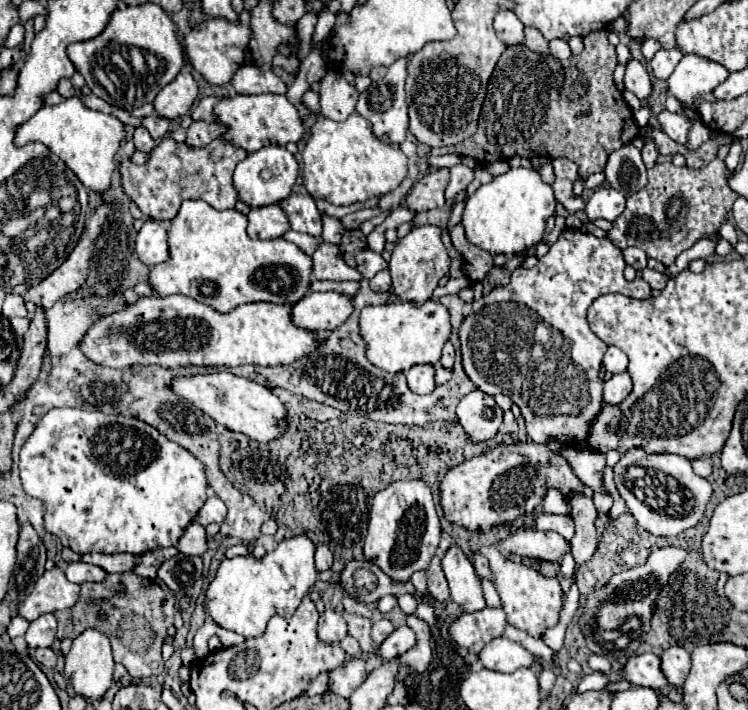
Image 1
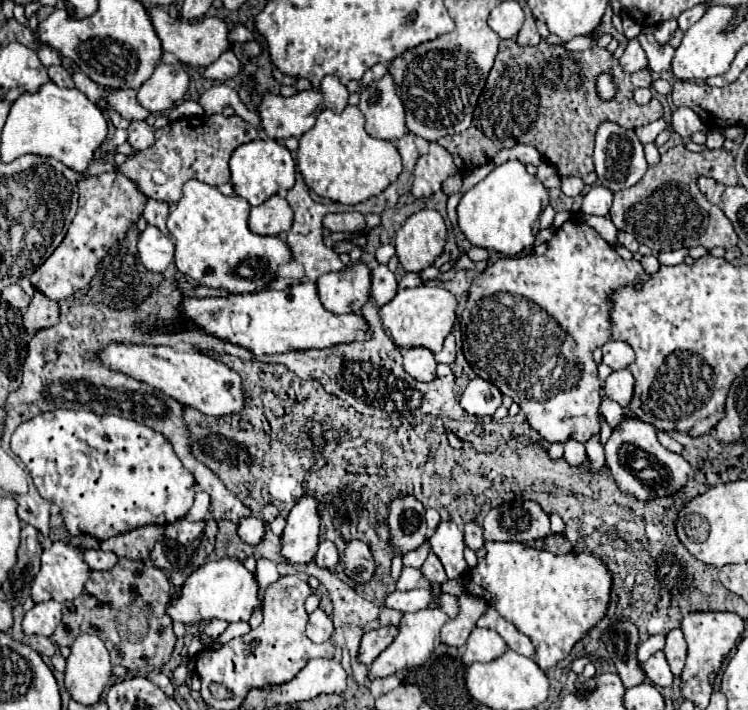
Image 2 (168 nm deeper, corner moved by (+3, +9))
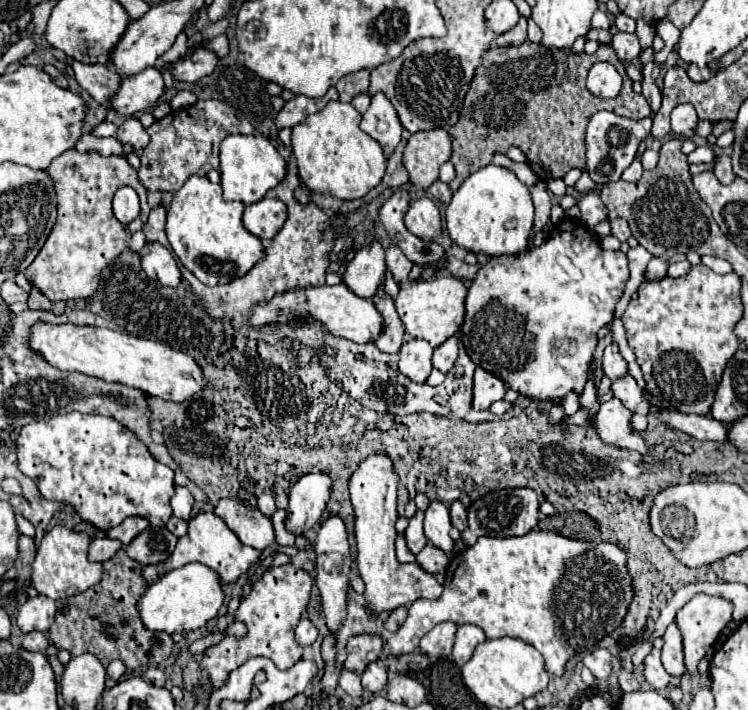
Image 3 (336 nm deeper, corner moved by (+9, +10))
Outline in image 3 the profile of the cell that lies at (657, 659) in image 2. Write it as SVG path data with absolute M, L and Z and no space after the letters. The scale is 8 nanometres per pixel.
M653 648L643 662L644 676L647 678L647 682L649 682L653 688L657 688L657 690L667 688L667 686L673 682L673 680L671 680L671 674L665 672L665 668L663 668L659 656L661 656L661 652L659 652L657 648Z

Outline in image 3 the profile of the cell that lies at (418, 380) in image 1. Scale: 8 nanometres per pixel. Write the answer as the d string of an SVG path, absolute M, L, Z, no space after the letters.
M409 340L399 350L399 372L409 380L423 384L431 374L433 348L427 340Z

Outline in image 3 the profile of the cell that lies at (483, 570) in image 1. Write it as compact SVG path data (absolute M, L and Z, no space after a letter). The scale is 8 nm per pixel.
M455 500L451 506L449 506L449 514L451 514L451 524L457 528L457 530L465 530L467 528L467 510L465 506Z

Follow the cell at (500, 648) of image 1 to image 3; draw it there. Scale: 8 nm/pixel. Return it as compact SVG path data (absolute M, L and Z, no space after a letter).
M475 624L457 626L455 644L453 644L453 652L451 652L453 662L457 666L463 666L471 658L475 646L483 640L485 640L485 634L483 634L483 630L479 630L479 626L475 626Z

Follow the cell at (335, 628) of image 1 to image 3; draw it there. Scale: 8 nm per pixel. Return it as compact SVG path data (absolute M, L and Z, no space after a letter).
M301 618L301 622L295 628L295 640L299 646L311 646L317 640L317 628L313 626L313 622L309 618Z

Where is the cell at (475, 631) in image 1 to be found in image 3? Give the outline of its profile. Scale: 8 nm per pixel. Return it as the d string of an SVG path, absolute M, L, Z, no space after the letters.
M441 622L433 626L419 642L419 652L428 656L430 664L434 664L441 659L446 659L451 654L455 630L457 626L453 622Z

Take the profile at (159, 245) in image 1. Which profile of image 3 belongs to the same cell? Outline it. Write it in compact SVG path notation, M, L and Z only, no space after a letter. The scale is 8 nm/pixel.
M159 242L149 244L149 254L141 256L141 264L143 264L145 274L151 280L155 280L155 282L159 282L163 286L171 286L171 288L179 286L181 272L179 272L177 260Z

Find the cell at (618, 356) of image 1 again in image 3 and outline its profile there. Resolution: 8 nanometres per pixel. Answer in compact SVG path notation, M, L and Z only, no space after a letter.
M609 344L609 346L605 348L601 368L603 368L603 374L605 374L611 382L627 374L627 362L625 362L623 356L619 354L617 344Z

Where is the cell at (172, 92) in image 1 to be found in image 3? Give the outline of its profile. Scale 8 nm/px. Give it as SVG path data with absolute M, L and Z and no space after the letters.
M147 68L137 76L123 80L119 92L109 98L109 106L117 116L133 116L151 108L163 92L161 72L157 68Z

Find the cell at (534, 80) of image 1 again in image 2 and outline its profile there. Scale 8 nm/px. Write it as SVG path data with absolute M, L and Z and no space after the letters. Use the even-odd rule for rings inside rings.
M505 39L499 45L495 65L479 97L477 117L481 129L473 127L469 133L441 137L437 143L449 153L459 155L469 169L493 159L501 149L525 143L533 145L545 161L555 165L559 175L585 177L593 171L593 143L597 127L603 121L613 121L625 129L637 129L661 119L663 107L657 99L651 99L651 103L641 107L633 101L633 91L637 87L649 87L651 81L647 69L631 75L623 73L613 55L597 45L597 39L593 39L593 45L581 53L571 53L563 45L551 45L547 41L541 41L535 47L523 47L515 39ZM601 73L613 77L617 87L613 99L601 99L597 95L595 81Z

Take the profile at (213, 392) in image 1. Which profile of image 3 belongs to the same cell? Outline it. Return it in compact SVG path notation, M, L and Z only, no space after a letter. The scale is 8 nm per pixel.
M37 322L29 328L27 346L59 370L81 372L85 376L101 378L105 382L119 382L131 388L139 388L149 396L171 402L185 402L207 384L201 368L191 356L165 344L111 328Z

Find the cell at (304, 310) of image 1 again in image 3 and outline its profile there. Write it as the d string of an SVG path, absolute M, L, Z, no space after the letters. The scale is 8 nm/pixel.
M379 242L363 246L349 262L343 282L361 298L373 298L375 290L385 282L385 248Z

